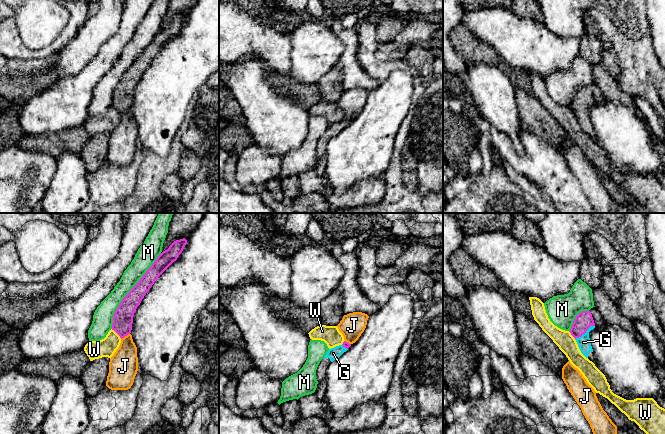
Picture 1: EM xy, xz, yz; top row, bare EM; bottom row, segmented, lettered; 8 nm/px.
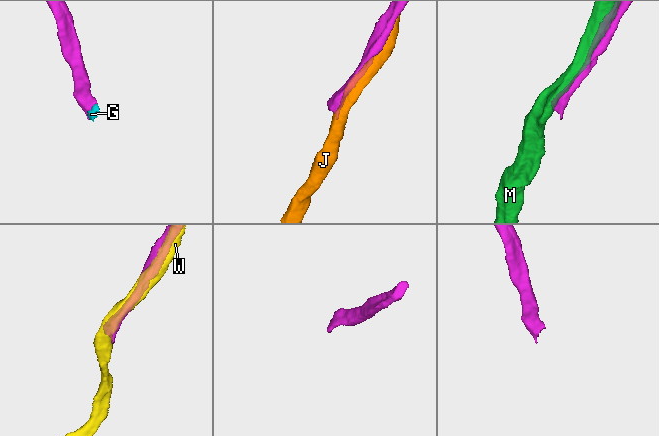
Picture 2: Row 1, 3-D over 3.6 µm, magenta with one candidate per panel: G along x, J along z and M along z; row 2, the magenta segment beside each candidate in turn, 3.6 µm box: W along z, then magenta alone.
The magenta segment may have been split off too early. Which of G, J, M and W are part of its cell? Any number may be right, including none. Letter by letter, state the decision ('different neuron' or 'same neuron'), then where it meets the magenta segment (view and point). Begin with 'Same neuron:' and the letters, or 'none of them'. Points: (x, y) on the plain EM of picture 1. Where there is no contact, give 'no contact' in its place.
Same neuron: G
G: same neuron | yz (584, 109)
J: different neuron | xy (125, 111)
M: different neuron | xy (129, 67)
W: different neuron | xy (116, 108)

